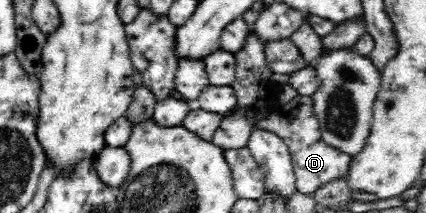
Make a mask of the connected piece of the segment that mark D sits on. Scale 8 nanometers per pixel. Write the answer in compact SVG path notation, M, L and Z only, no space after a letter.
M297 94L287 104L275 107L267 117L257 120L252 126L252 130L271 132L283 139L293 161L296 191L311 197L324 184L337 179L345 179L348 182L348 172L352 163L352 158L348 154L329 147L321 139L322 133L318 118L314 114L313 103L312 97Z

